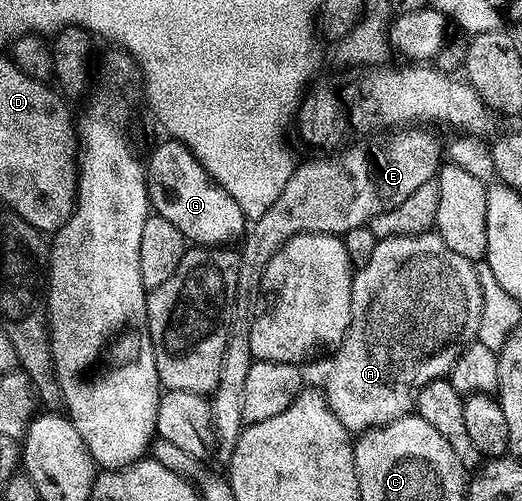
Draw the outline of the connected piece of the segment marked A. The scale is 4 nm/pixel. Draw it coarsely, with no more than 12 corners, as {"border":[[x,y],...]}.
{"border":[[377,240],[322,384],[363,434],[409,415],[478,334],[476,265]]}

